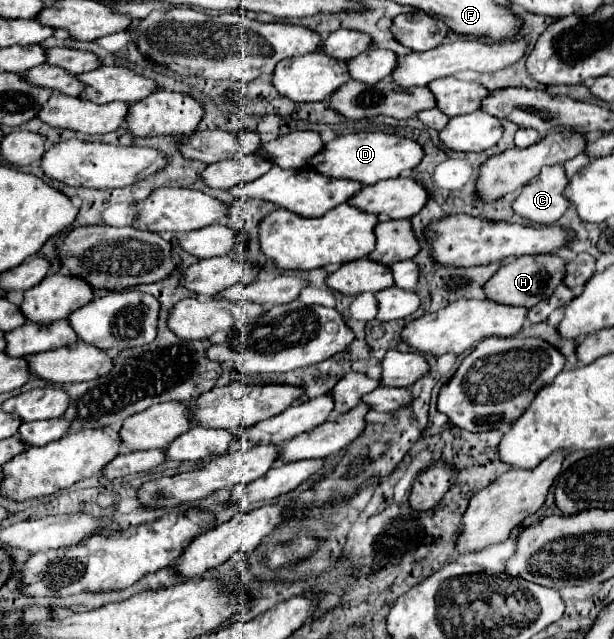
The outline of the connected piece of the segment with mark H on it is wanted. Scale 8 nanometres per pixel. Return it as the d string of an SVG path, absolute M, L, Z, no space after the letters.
M533 254L533 256L519 256L513 258L509 264L501 266L487 282L485 282L485 294L493 302L499 304L511 304L511 306L523 306L531 308L537 302L549 298L553 290L563 284L565 276L565 260L555 254Z

